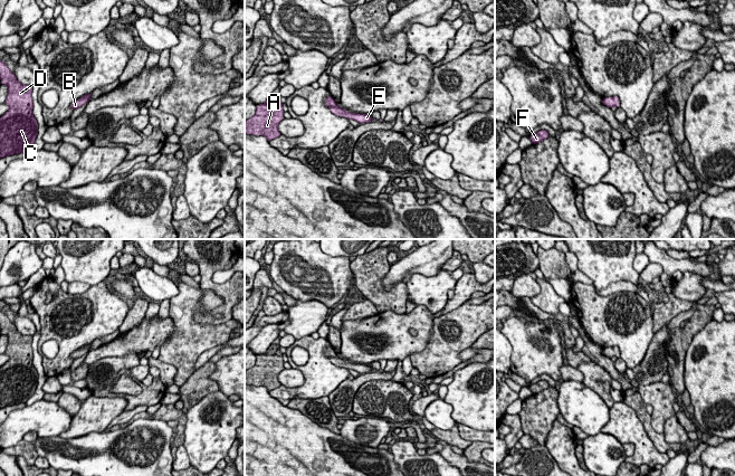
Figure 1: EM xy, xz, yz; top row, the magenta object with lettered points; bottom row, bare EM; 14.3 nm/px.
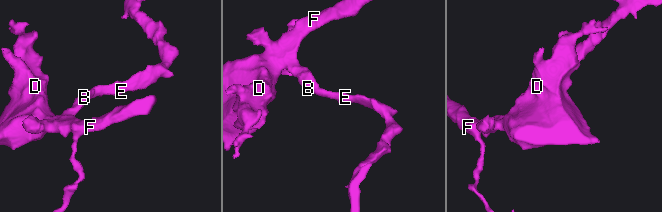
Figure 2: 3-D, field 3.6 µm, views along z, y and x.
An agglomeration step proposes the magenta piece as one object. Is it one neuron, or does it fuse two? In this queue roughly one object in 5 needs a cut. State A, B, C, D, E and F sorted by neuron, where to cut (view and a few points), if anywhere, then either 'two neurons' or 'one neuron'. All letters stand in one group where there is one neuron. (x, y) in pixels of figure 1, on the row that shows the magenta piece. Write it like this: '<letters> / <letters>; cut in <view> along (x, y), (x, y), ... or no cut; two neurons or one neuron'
A B C D E F; no cut; one neuron

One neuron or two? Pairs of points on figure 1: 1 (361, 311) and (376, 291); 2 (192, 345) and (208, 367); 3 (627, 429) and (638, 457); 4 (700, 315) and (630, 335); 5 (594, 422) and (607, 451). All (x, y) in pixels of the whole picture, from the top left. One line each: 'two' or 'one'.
1: two
2: two
3: one
4: two
5: two

